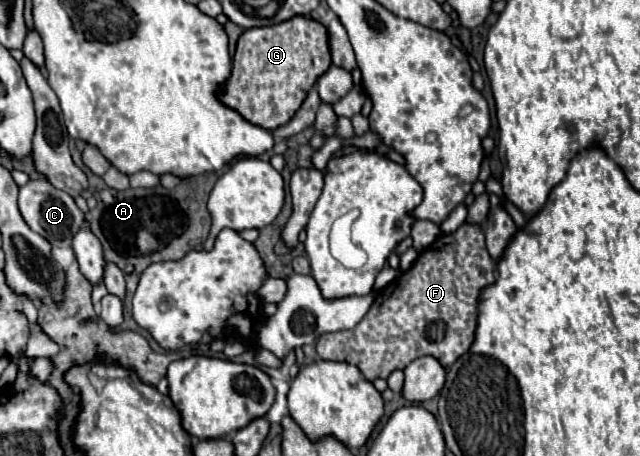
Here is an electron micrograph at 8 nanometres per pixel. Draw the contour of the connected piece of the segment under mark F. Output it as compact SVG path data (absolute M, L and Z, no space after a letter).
M463 223L455 233L441 233L439 239L427 251L421 251L413 267L397 277L391 285L375 295L375 301L367 315L349 331L325 333L317 339L317 353L327 361L347 361L359 367L367 381L377 377L387 379L391 371L407 367L417 357L431 355L445 369L451 367L473 343L477 327L477 297L481 287L495 281L495 261L485 247L485 235L481 225Z

